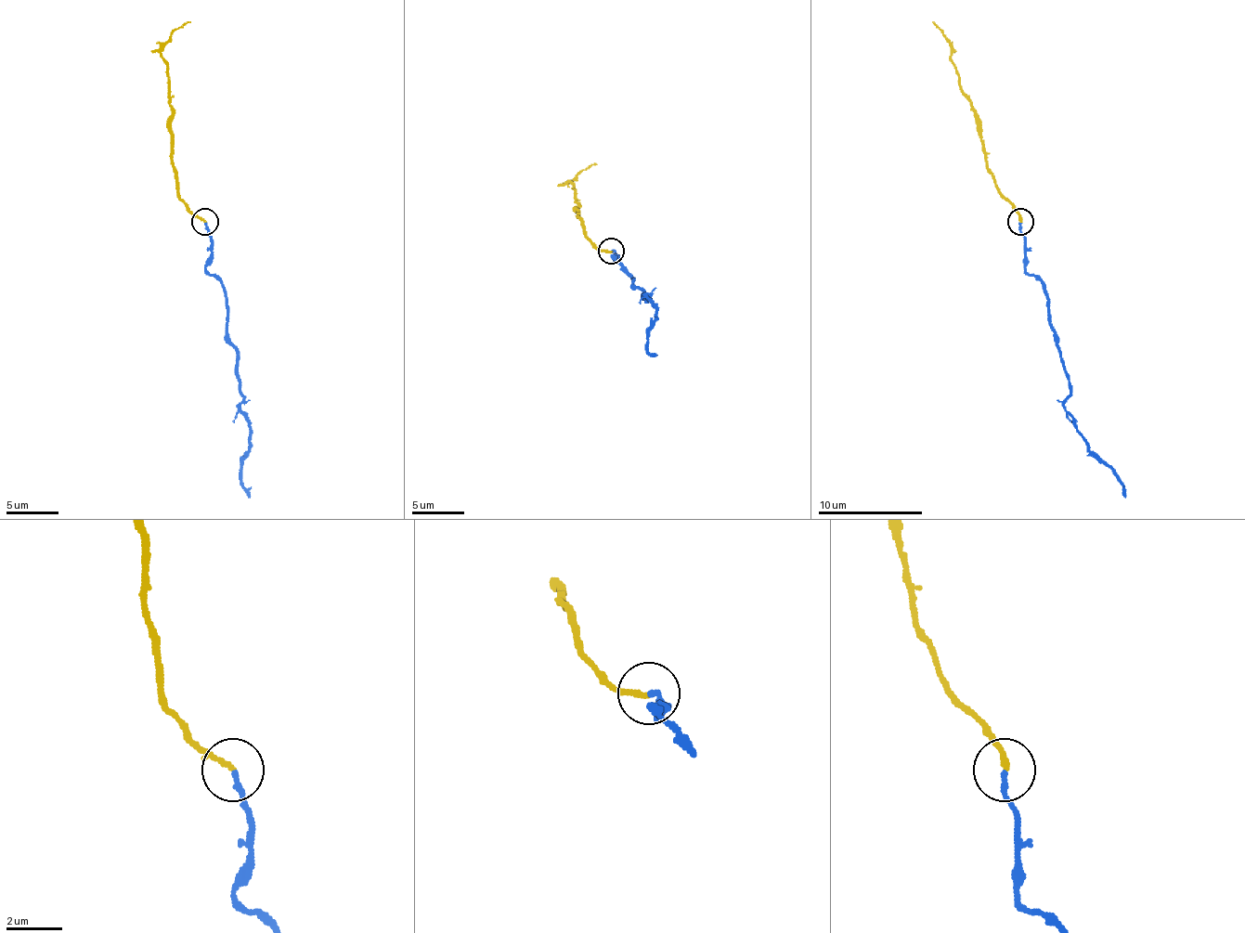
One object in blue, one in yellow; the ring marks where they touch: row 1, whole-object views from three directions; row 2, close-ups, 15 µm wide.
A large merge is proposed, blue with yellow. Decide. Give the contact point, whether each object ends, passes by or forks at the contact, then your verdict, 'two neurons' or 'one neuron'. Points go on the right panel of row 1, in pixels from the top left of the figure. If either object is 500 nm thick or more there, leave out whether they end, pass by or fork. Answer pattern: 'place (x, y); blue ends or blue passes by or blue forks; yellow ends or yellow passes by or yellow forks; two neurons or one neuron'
place (1020, 221); blue ends; yellow ends; one neuron

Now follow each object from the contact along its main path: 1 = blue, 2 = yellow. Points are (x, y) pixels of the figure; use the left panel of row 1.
1: (204, 222), (212, 243), (207, 269), (225, 293), (249, 419), (240, 472), (249, 498)
2: (204, 222), (178, 193), (178, 172), (173, 167), (170, 78), (162, 57), (162, 46), (170, 35), (191, 22)

